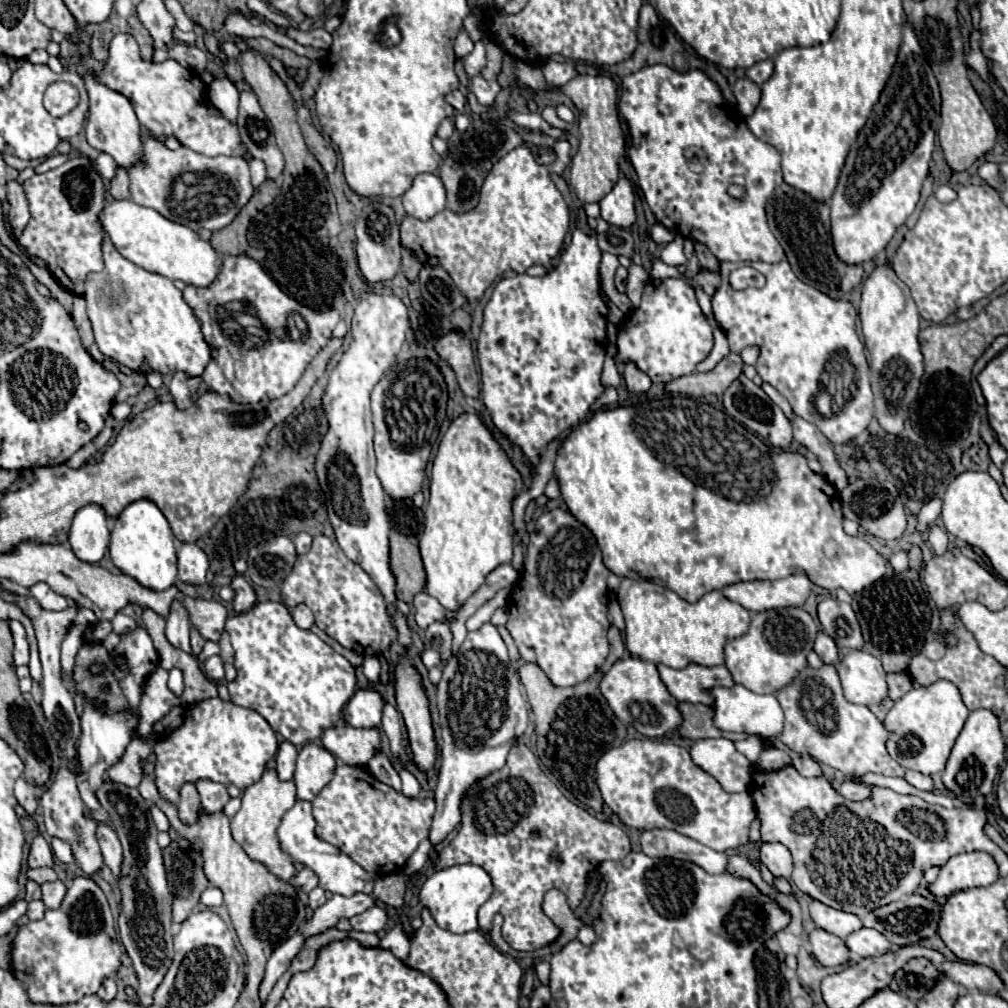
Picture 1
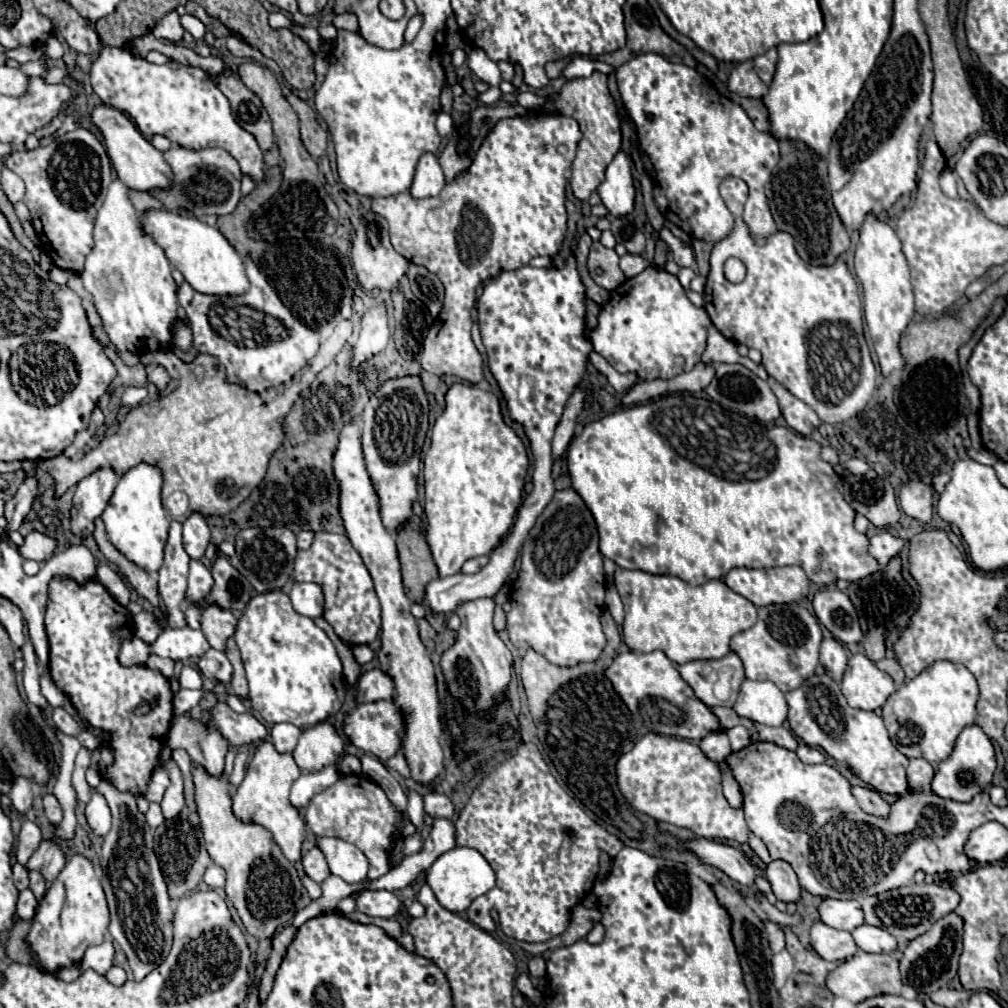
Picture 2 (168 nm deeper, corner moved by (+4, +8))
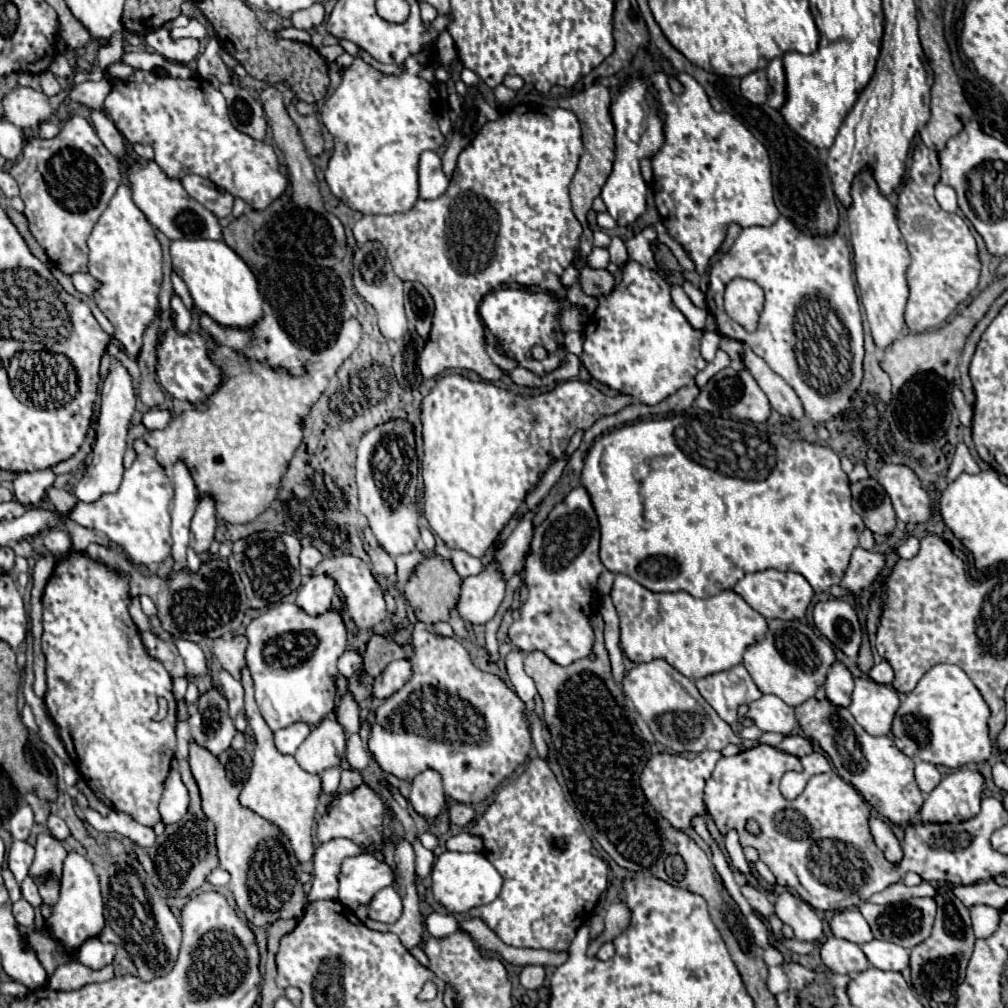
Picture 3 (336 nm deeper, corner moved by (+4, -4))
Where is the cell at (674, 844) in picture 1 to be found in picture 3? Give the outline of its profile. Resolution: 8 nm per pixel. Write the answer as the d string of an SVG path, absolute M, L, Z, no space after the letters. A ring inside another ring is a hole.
M745 885L741 887L741 893L745 895L745 899L749 901L749 905L753 907L753 911L757 911L763 919L769 919L771 915L775 915L775 907L773 903L767 899L767 895L751 885Z

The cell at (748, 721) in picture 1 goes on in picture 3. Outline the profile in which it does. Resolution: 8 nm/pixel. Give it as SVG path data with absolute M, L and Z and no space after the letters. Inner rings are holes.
M763 695L759 701L753 701L747 717L751 717L761 731L775 731L783 735L789 735L797 725L793 707L785 705L775 695Z

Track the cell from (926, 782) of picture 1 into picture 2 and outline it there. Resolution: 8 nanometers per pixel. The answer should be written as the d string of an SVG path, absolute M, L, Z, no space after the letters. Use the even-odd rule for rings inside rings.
M911 759L907 767L909 789L929 789L933 781L933 767L925 759Z

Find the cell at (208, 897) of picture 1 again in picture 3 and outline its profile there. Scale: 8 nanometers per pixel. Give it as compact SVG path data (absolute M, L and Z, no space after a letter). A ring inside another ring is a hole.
M213 869L207 877L207 881L213 885L213 887L225 887L229 883L229 873L225 869Z

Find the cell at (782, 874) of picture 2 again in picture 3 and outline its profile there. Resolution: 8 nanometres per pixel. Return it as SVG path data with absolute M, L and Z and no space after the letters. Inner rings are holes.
M783 893L777 897L775 903L777 917L789 925L795 933L797 941L821 941L823 937L823 923L815 909L807 905L803 899L799 899L793 893Z

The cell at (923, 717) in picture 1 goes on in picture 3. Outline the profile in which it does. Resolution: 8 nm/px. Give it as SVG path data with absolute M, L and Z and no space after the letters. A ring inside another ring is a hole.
M935 665L931 667L917 683L917 687L907 693L901 701L901 707L897 709L897 715L893 719L893 729L891 733L895 735L895 745L909 757L921 759L933 765L943 765L949 769L959 769L963 765L971 763L985 763L991 757L993 741L989 737L989 705L981 697L979 689L973 685L973 681L967 677L963 669L957 665Z

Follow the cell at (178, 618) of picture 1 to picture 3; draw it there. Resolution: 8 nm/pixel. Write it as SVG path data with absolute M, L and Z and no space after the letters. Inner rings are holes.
M177 461L171 469L171 479L175 485L175 499L173 499L173 509L171 509L171 537L173 537L173 571L181 571L187 567L185 561L185 551L189 545L189 523L195 513L195 507L199 503L199 491L195 489L195 481L191 477L189 467L185 461Z

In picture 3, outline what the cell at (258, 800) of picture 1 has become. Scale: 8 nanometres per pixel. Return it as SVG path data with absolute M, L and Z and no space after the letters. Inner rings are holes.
M243 669L243 677L241 683L245 687L245 713L247 713L247 721L249 727L255 733L255 753L253 753L253 767L251 767L251 775L249 781L245 783L239 801L241 805L253 809L257 815L265 817L267 821L275 823L277 827L283 829L283 833L289 837L291 847L297 855L297 859L309 861L313 857L313 825L315 825L315 809L321 797L321 781L317 773L307 773L303 771L293 755L283 755L279 753L279 749L275 747L273 741L273 731L269 729L269 725L263 721L259 707L255 703L253 697L253 681L251 681L251 673L247 669Z

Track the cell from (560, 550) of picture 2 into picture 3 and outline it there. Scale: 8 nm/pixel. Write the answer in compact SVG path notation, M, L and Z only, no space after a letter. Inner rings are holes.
M575 487L571 493L553 507L549 517L535 529L531 541L531 553L525 561L523 581L527 583L529 597L521 607L521 619L513 621L509 627L511 641L525 653L543 651L559 665L571 665L577 659L583 659L591 653L593 647L593 629L589 625L589 615L595 609L595 587L597 577L603 571L603 563L599 561L599 523L595 509L591 505L591 497L585 487Z

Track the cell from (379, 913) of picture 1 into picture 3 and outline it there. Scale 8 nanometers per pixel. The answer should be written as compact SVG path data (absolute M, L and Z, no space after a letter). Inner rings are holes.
M395 887L381 889L369 903L369 919L381 923L395 923L401 917L401 911L401 895L395 891Z

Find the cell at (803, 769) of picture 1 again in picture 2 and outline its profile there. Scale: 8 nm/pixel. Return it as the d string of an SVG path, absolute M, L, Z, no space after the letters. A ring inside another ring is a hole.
M799 741L799 747L797 747L797 757L803 761L803 763L823 763L825 761L825 755L809 745L805 745L803 741Z

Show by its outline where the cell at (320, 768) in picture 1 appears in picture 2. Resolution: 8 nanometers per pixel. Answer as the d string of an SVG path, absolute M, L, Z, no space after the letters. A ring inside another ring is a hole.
M329 723L307 727L293 751L293 759L301 771L317 773L323 767L335 765L343 753L343 739Z

